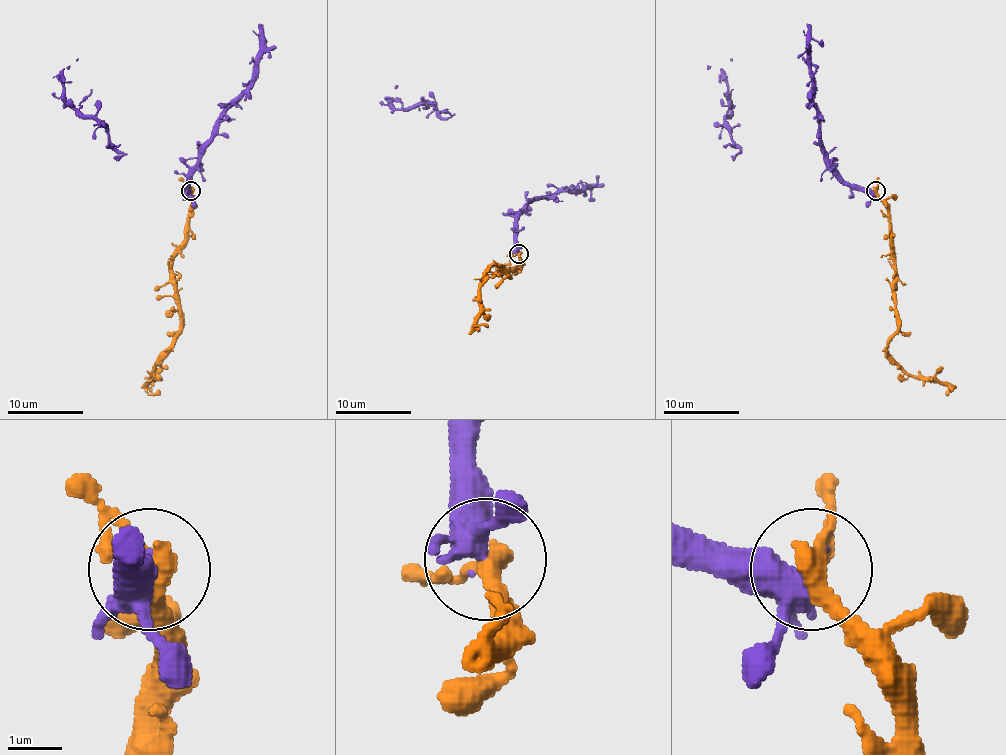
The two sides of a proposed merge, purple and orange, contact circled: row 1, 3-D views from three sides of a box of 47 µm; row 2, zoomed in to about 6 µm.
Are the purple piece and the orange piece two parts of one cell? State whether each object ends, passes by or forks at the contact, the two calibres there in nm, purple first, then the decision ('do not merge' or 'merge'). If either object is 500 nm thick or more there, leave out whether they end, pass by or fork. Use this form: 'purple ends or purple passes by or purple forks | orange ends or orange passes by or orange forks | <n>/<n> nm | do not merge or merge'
purple forks | orange passes by | 360/360 nm | merge

